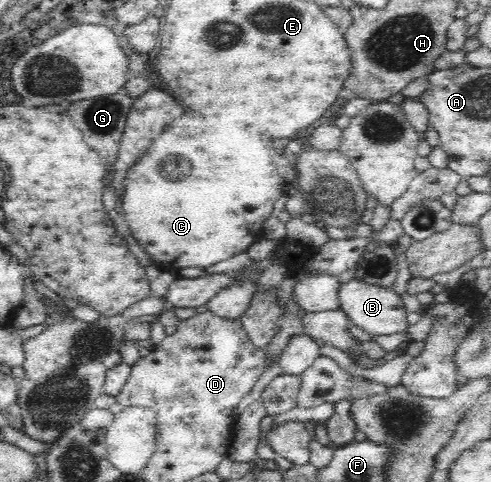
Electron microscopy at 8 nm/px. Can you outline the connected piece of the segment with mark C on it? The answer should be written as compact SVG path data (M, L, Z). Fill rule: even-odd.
M201 91L199 99L201 99L201 101L195 101L195 103L199 103L199 107L201 107L203 111L199 109L199 111L193 111L193 113L184 112L183 115L181 115L179 119L175 119L175 123L171 123L171 125L153 141L153 145L150 145L146 149L146 152L128 168L126 175L127 181L125 181L125 195L122 195L121 207L122 211L125 212L124 217L130 227L132 236L147 253L151 254L154 263L176 265L180 268L192 268L196 272L207 269L209 266L219 263L219 261L225 261L225 259L229 259L229 257L233 257L233 255L239 255L239 253L247 251L255 242L263 239L265 237L263 233L263 223L271 217L273 205L275 205L276 201L279 201L279 197L281 197L281 193L283 193L285 187L285 181L283 181L281 174L277 173L277 167L275 167L275 163L273 163L273 153L275 153L275 151L271 151L271 149L267 147L263 135L257 135L255 131L251 131L251 129L247 129L247 127L244 129L244 123L251 123L251 127L257 127L257 117L255 117L255 113L247 111L247 107L245 107L243 103L239 105L239 91L233 93L233 97L231 97L229 103L227 103L227 99L223 99L223 97L221 97L221 101L219 101L219 97L217 97L217 99L211 97L211 103L213 103L213 105L209 105L209 93L207 93L207 91L205 91L205 93ZM169 167L177 168L169 173Z

